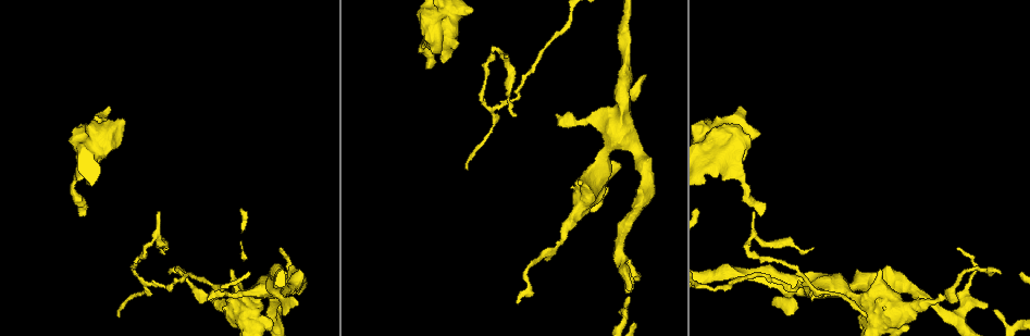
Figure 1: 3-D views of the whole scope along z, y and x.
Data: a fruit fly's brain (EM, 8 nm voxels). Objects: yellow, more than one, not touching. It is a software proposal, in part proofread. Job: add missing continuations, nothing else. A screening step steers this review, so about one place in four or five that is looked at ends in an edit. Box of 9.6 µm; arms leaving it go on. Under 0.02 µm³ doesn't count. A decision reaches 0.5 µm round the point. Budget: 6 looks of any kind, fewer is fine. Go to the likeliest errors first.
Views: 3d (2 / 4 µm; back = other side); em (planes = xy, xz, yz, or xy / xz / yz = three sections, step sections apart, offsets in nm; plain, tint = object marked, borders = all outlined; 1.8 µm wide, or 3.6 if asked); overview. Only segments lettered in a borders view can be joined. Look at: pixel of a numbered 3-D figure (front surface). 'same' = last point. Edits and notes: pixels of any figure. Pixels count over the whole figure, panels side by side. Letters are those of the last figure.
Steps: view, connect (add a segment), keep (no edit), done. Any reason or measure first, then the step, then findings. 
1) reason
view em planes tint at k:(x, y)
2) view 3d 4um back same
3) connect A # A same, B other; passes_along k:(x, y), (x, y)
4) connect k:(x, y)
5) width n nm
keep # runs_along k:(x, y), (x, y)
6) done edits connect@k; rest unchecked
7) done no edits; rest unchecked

an open end
view em yz step 4 borders at 1:(428, 65)

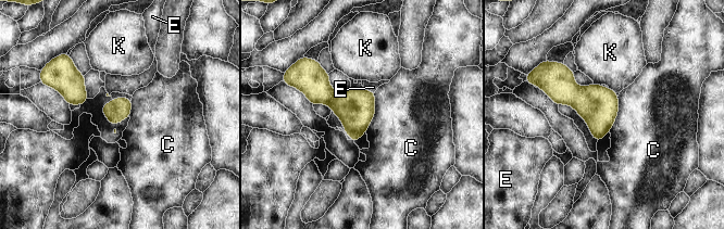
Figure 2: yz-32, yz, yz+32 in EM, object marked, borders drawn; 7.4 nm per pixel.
cut it another way
view em planes borders same

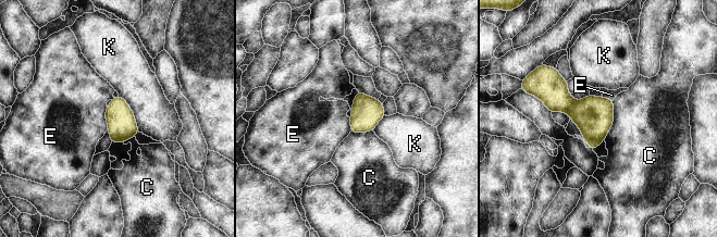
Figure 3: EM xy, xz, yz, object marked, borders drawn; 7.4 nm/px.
keep # C other, E other, K other; none of them fits

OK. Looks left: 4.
free end
view 3d 4um at 1:(556, 117)

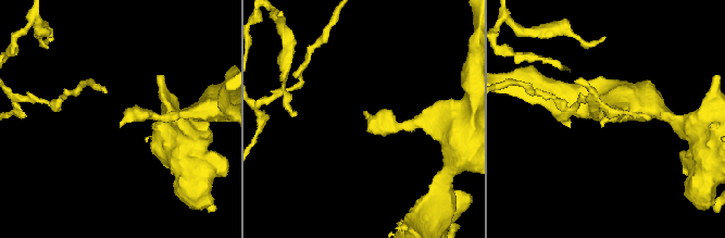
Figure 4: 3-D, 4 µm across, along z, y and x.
view em planes borders at 4:(121, 124)

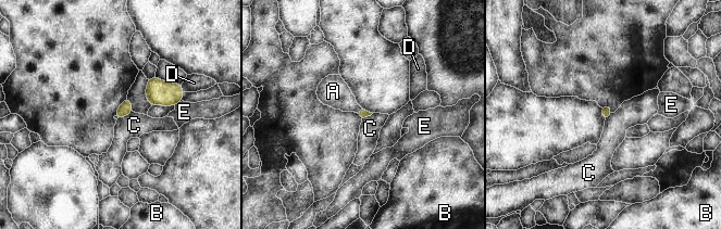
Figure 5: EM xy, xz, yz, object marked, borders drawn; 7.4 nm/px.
longest_contact C 140 nm
connect 5:(333, 91) # A same, B other, C other, D other, E other; it goes on there

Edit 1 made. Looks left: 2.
redraw
view overview

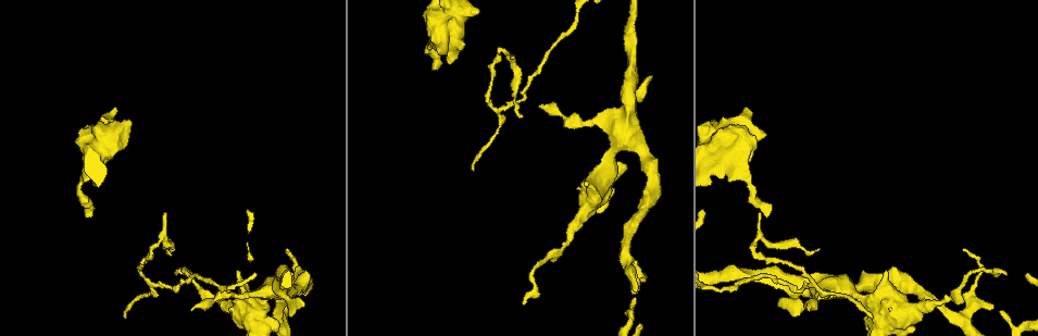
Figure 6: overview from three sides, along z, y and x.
an open end
view em planes borders at 6:(450, 64)

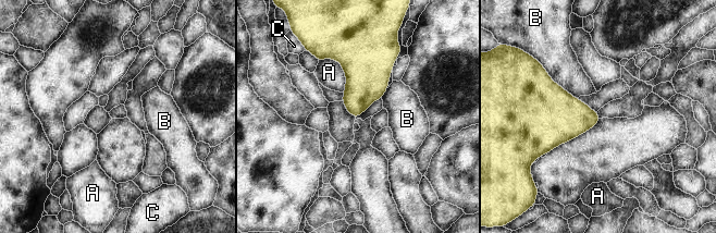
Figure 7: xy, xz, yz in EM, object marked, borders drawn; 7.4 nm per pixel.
longest_contact B 340 nm
keep # A other, B other, C other; border 7:(544, 69), (557, 84), (577, 98); no lettered segment goes on from it

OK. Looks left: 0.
done edits connect@5; rest unchecked

